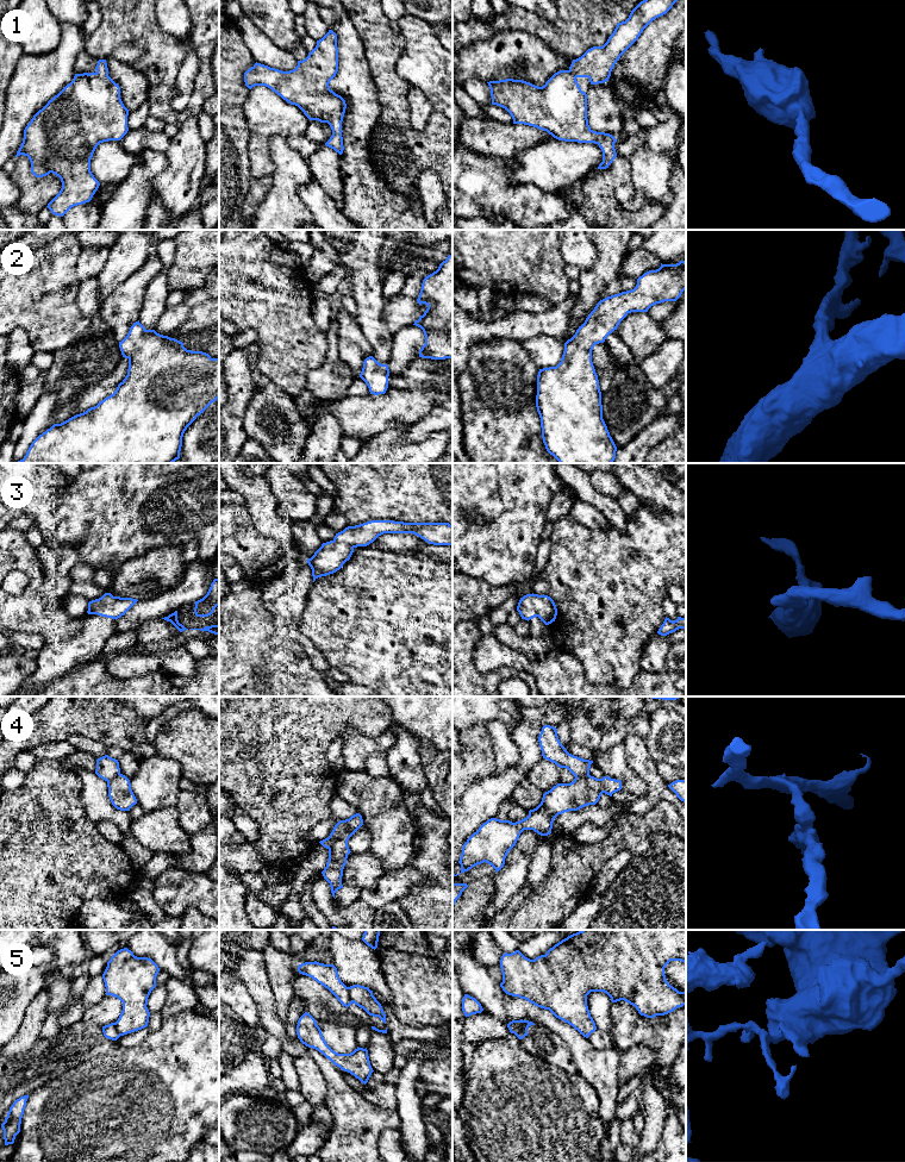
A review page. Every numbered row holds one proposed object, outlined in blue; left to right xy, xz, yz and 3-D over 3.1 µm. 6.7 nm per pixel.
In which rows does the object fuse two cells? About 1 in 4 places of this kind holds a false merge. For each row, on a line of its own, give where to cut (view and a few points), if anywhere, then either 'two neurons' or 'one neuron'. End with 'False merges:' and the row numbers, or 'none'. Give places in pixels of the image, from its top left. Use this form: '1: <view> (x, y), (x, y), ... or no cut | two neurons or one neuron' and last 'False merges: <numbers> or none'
1: no cut | one neuron
2: no cut | one neuron
3: no cut | one neuron
4: xz (347, 819), (347, 829), (328, 848) | two neurons
5: yz (526, 1020), (515, 1034) | two neurons
False merges: 4, 5

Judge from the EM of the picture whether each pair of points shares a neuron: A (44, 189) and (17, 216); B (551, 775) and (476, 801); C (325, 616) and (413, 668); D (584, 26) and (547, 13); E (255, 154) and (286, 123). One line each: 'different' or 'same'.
A: different
B: different
C: same
D: different
E: same

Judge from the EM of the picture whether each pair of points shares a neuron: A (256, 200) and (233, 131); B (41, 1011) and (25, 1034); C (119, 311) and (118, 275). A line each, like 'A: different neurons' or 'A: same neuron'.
A: different neurons
B: same neuron
C: different neurons

